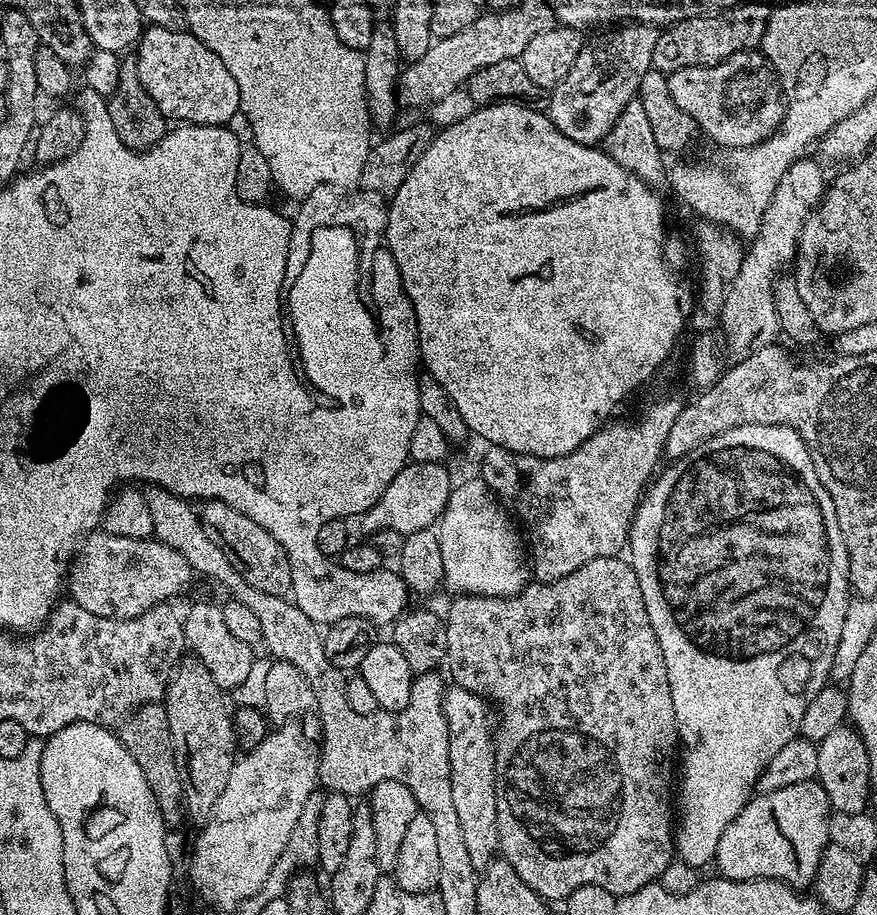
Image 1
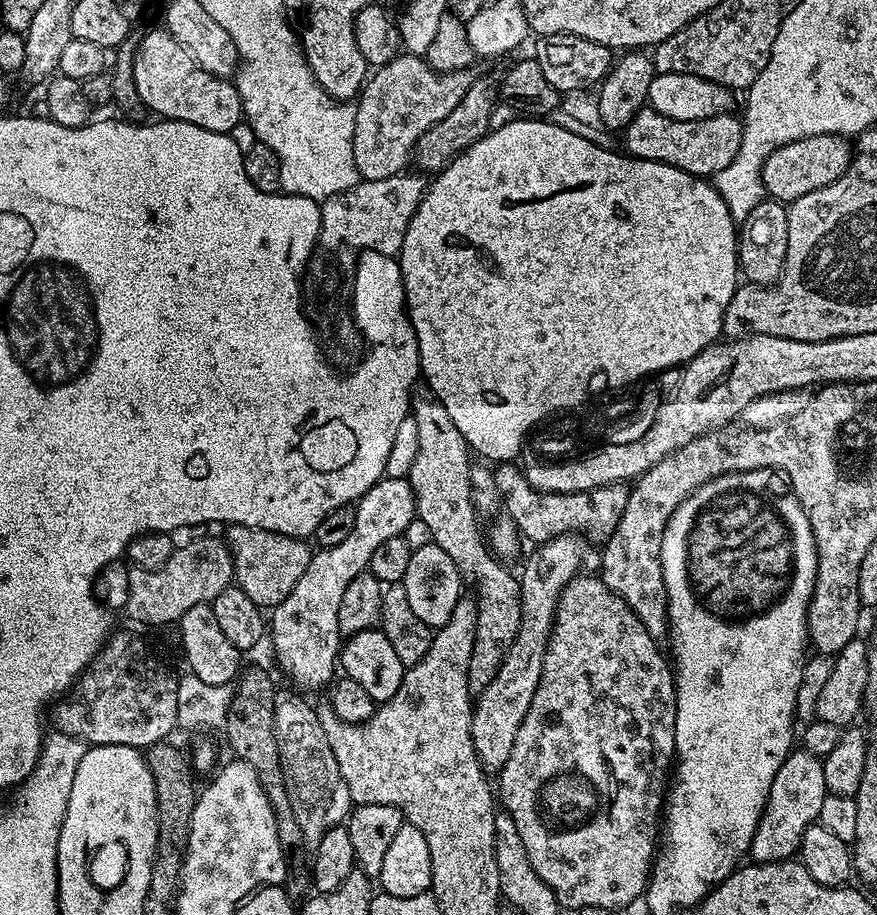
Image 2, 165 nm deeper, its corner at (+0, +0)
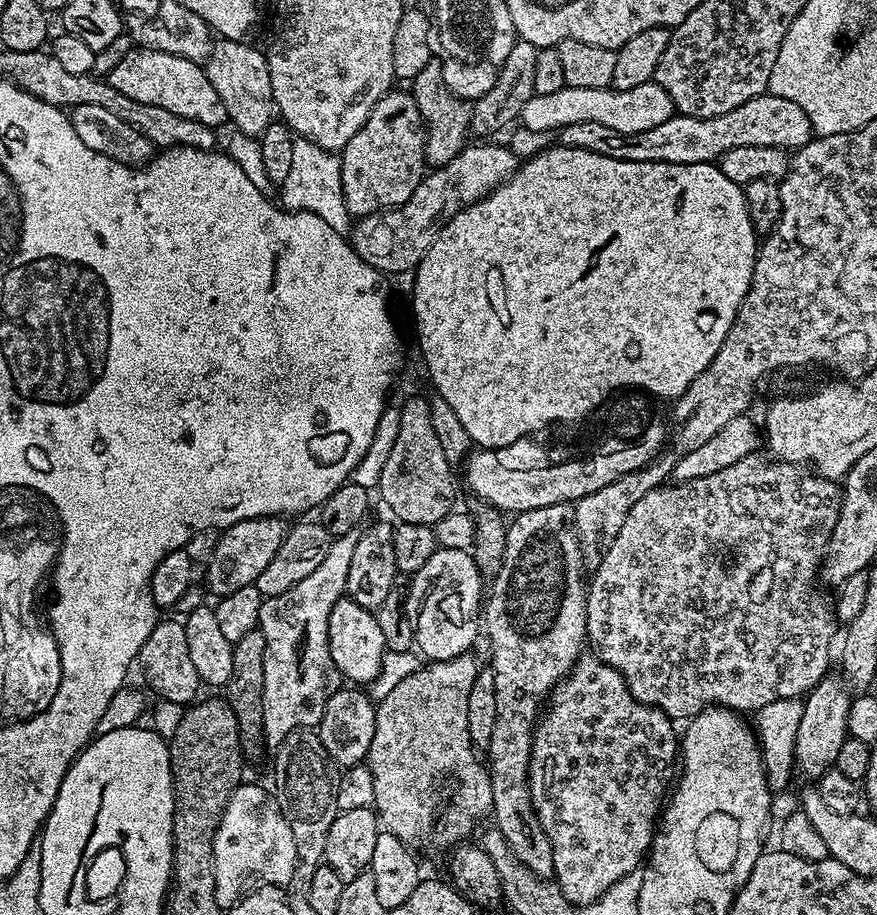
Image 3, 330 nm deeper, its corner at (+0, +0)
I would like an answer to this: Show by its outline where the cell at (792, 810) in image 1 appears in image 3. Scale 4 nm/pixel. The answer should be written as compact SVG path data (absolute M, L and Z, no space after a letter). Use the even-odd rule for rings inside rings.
M839 675L824 676L807 696L803 697L802 723L798 725L798 738L794 742L796 755L794 768L806 779L819 781L821 776L833 771L842 746L848 741L848 715L853 697L848 684Z

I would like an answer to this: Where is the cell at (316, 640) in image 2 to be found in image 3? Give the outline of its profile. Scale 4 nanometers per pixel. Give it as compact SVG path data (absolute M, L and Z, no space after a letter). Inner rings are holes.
M356 532L335 537L330 554L326 554L326 558L307 578L302 578L298 586L290 586L286 594L267 597L262 606L258 625L266 638L262 722L264 739L269 745L282 743L292 732L315 729L322 718L322 710L326 710L326 702L342 686L340 671L334 666L334 658L330 658L328 649L328 619L330 610L334 610L336 603L346 593L346 574L350 574L350 558L354 554L356 538Z

